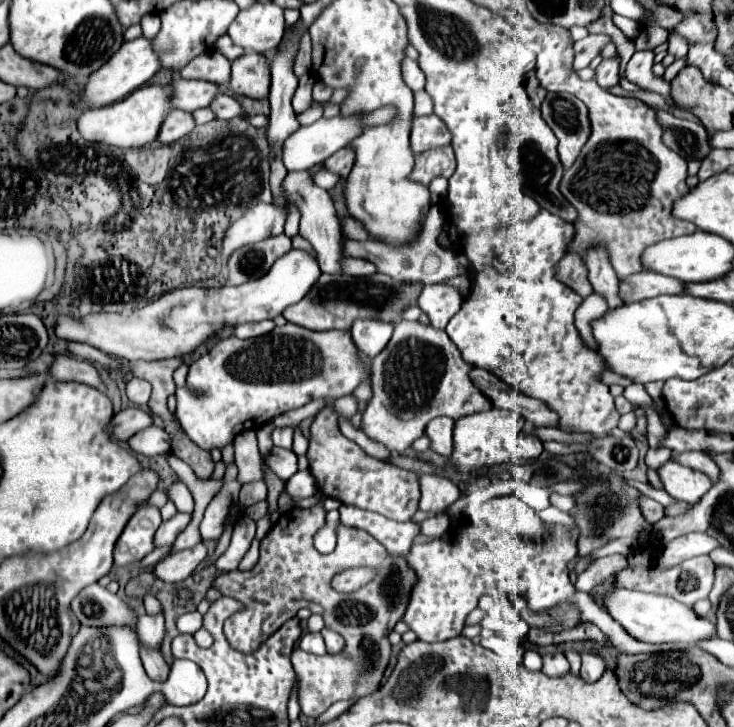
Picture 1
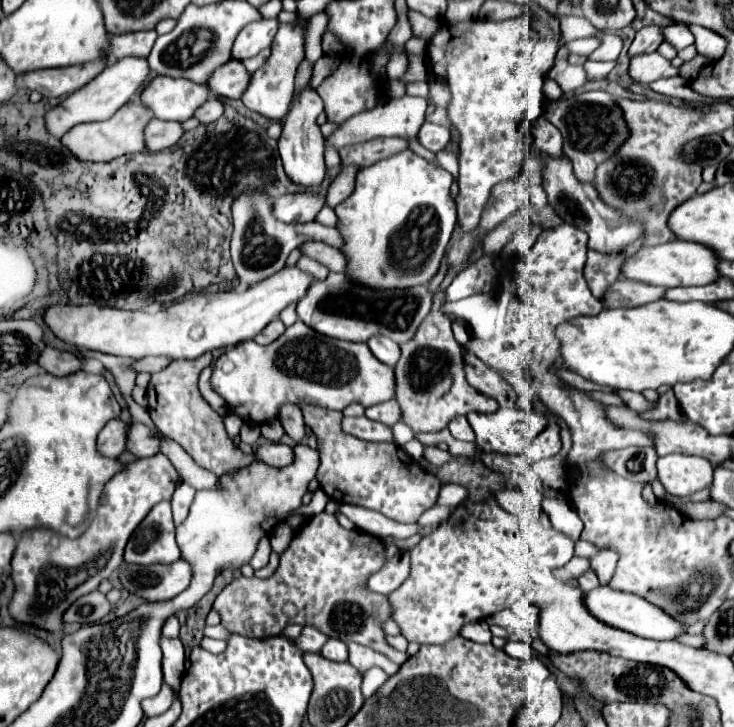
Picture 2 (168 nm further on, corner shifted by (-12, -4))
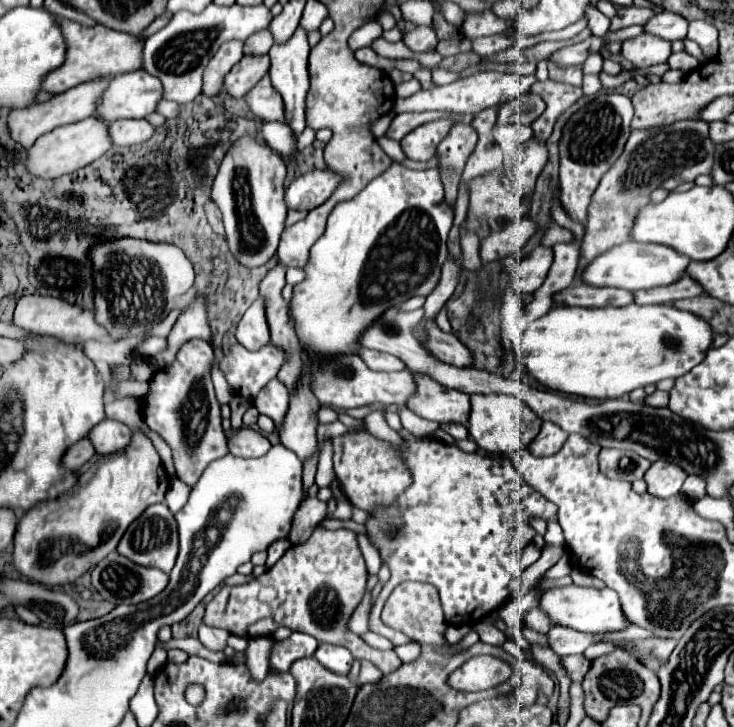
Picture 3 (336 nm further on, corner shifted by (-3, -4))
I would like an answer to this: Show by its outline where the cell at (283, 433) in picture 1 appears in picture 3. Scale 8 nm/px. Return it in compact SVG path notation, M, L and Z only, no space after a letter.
M273 379L273 383L267 383L267 387L263 387L263 391L259 391L259 395L255 397L255 407L259 409L259 413L271 417L279 429L289 411L289 395L283 383L279 383L277 379Z

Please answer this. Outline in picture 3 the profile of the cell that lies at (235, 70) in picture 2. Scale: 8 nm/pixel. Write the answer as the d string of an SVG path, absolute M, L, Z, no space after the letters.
M243 57L223 79L223 91L227 91L231 97L243 97L255 83L267 73L269 59L263 57Z

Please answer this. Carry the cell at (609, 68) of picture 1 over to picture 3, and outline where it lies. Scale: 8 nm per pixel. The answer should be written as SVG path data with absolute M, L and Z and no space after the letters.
M663 11L659 15L653 15L643 25L643 29L645 29L645 33L653 33L661 39L675 41L675 39L683 39L687 35L687 19L683 19L681 15Z

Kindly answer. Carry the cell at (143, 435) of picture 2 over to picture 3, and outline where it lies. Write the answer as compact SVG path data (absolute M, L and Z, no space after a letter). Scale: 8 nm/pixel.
M105 419L103 423L99 423L99 427L95 427L95 431L91 431L91 435L87 435L93 443L99 455L109 455L121 449L127 449L133 437L133 431L121 423L121 421L113 421L113 419Z

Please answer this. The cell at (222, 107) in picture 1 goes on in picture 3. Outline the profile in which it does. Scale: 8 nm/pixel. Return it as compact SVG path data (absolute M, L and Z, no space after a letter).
M165 101L159 105L159 113L165 115L167 119L173 119L173 117L179 117L181 115L181 107L175 103L175 101Z

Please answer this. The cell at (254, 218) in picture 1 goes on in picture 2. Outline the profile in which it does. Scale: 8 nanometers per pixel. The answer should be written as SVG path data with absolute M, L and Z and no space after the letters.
M316 191L288 193L274 201L274 215L284 223L306 223L314 221L318 211L324 207L326 199Z

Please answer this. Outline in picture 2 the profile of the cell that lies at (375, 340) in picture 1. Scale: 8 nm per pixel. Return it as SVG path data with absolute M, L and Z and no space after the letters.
M382 335L372 337L368 341L368 347L370 347L372 355L378 361L382 361L382 363L386 363L390 367L394 367L398 363L398 359L400 359L400 347L396 347L396 343L392 339L388 339L388 337L382 337Z

